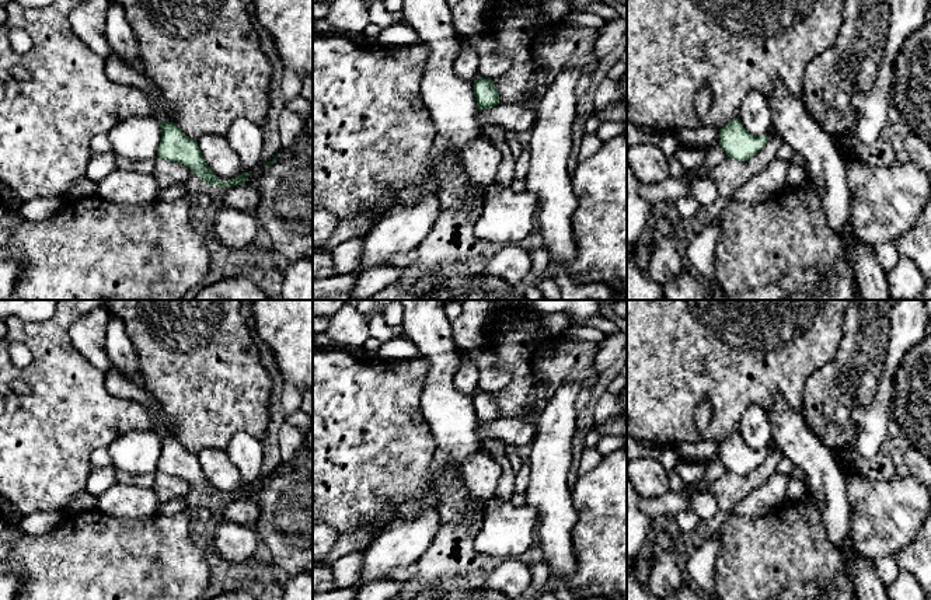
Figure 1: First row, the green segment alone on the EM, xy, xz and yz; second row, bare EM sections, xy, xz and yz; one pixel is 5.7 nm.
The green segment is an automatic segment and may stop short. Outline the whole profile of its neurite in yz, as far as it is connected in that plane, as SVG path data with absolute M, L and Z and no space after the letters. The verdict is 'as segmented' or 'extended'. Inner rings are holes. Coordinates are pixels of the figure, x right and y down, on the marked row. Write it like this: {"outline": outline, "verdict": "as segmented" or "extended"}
{"outline": "M739 118L726 123L718 132L719 132L719 146L725 150L728 157L738 161L745 161L749 157L754 156L768 142L767 135L760 137L750 135L743 128Z", "verdict": "as segmented"}

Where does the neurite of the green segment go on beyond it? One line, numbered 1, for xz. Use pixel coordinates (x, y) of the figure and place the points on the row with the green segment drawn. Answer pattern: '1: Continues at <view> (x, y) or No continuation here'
1: No continuation here

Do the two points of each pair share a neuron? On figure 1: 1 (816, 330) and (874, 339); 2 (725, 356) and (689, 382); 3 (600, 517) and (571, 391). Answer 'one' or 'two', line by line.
1: two
2: one
3: two

